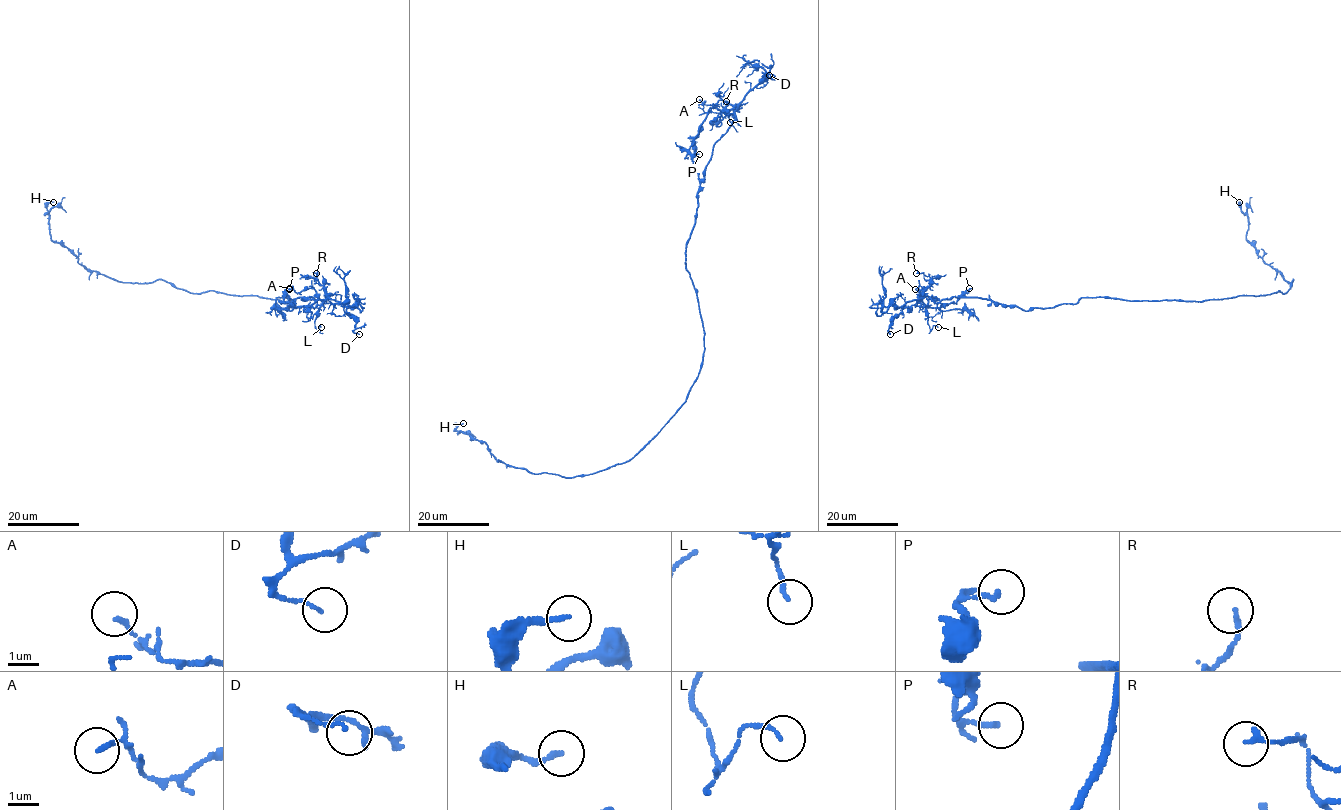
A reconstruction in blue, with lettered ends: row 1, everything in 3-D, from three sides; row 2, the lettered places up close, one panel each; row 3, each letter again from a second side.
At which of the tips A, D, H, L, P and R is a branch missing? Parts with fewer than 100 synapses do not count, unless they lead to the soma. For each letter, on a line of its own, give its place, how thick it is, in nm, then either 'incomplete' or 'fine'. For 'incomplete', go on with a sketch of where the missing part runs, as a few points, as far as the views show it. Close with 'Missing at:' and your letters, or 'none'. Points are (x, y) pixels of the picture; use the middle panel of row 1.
A: place (699, 99); calibre 100 nm; fine
D: place (769, 75); calibre 90 nm; fine
H: place (463, 423); calibre 160 nm; fine
L: place (730, 122); calibre 120 nm; fine
P: place (699, 154); calibre 140 nm; fine
R: place (726, 101); calibre 160 nm; fine
Missing at: none

